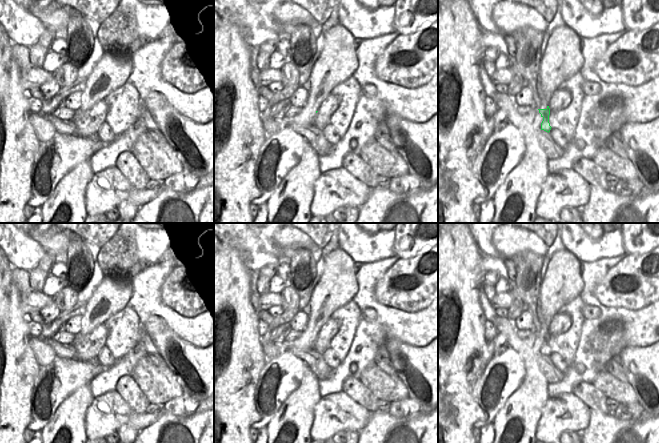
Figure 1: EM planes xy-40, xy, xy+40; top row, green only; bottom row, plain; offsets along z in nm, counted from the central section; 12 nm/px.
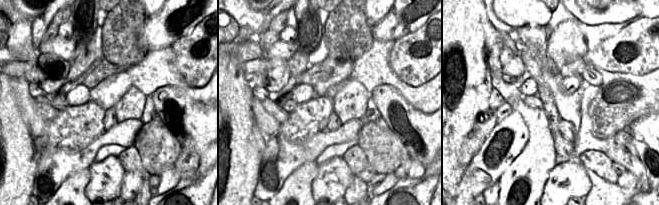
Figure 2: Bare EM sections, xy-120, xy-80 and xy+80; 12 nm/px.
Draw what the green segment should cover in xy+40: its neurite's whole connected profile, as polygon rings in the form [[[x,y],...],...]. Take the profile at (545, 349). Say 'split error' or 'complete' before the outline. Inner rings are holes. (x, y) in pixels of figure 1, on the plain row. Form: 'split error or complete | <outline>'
complete | [[[547,330],[546,333],[538,333],[539,337],[541,338],[541,341],[543,342],[543,345],[541,347],[541,354],[544,354],[546,356],[550,356],[551,350],[549,347],[549,339],[550,339],[550,332]]]

